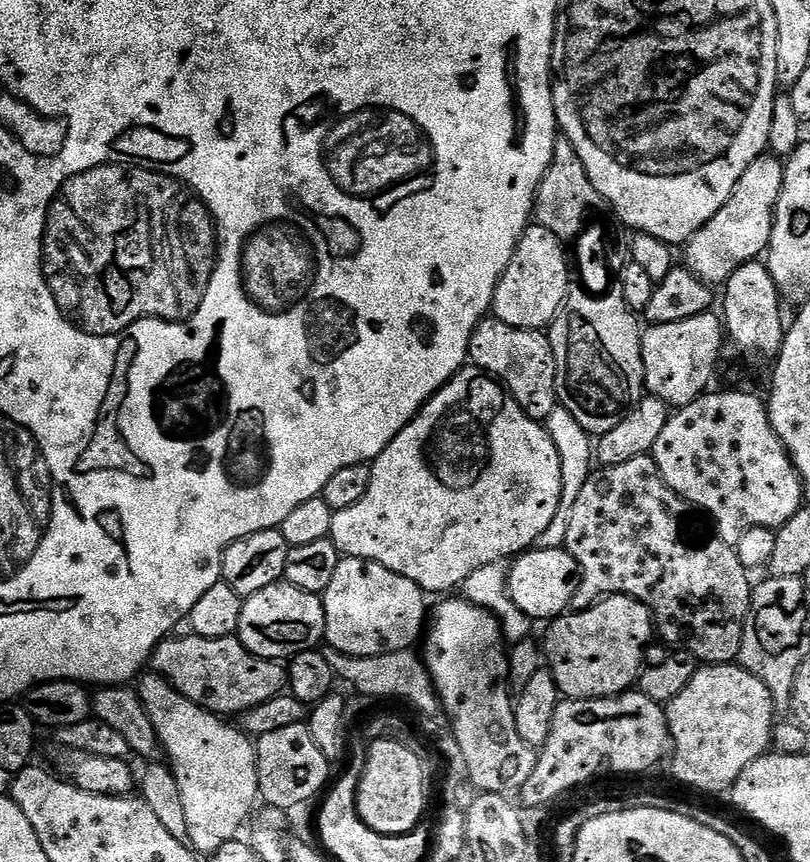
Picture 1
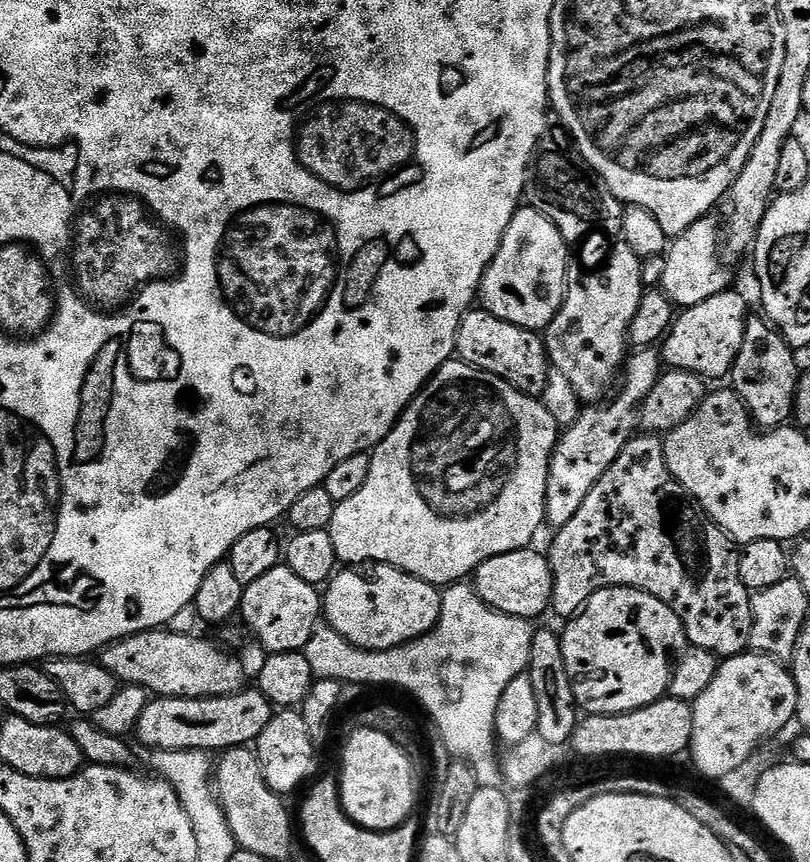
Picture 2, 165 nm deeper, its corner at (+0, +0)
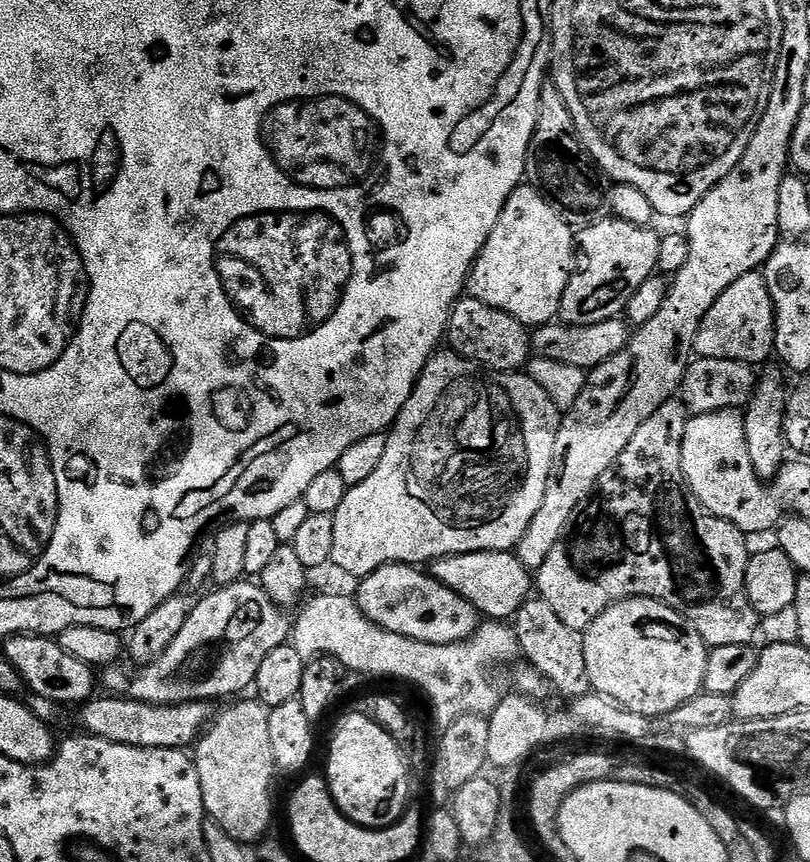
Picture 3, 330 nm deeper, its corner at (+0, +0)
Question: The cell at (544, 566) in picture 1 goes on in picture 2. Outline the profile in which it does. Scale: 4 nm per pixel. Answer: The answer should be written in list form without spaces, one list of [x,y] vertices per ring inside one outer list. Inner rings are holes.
[[[529,546],[510,554],[498,554],[498,558],[490,558],[476,568],[475,590],[496,611],[520,616],[524,620],[532,620],[549,611],[552,603],[552,571],[547,555],[534,549]]]

